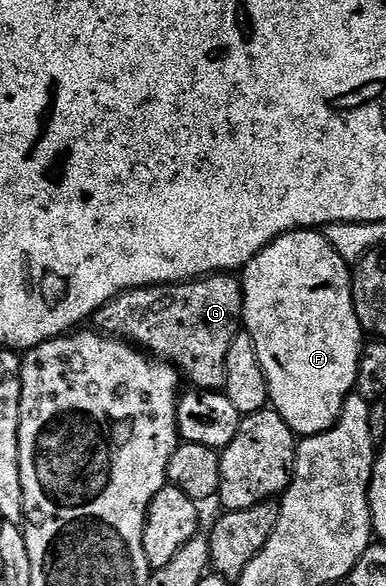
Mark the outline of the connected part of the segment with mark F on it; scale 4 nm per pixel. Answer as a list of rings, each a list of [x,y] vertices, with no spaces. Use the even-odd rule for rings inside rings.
[[[319,229],[291,230],[288,234],[283,234],[281,238],[275,238],[267,248],[258,252],[258,256],[254,256],[248,261],[247,266],[243,267],[242,270],[242,285],[244,287],[244,320],[242,326],[254,340],[254,348],[258,348],[258,364],[262,364],[262,372],[266,372],[268,401],[271,409],[280,413],[282,420],[286,420],[286,424],[298,436],[326,432],[336,423],[346,400],[355,391],[360,354],[366,345],[366,332],[360,327],[360,321],[356,315],[354,274],[349,263],[344,262],[342,256],[338,256],[338,252],[334,252],[330,240],[326,240],[326,236]]]

